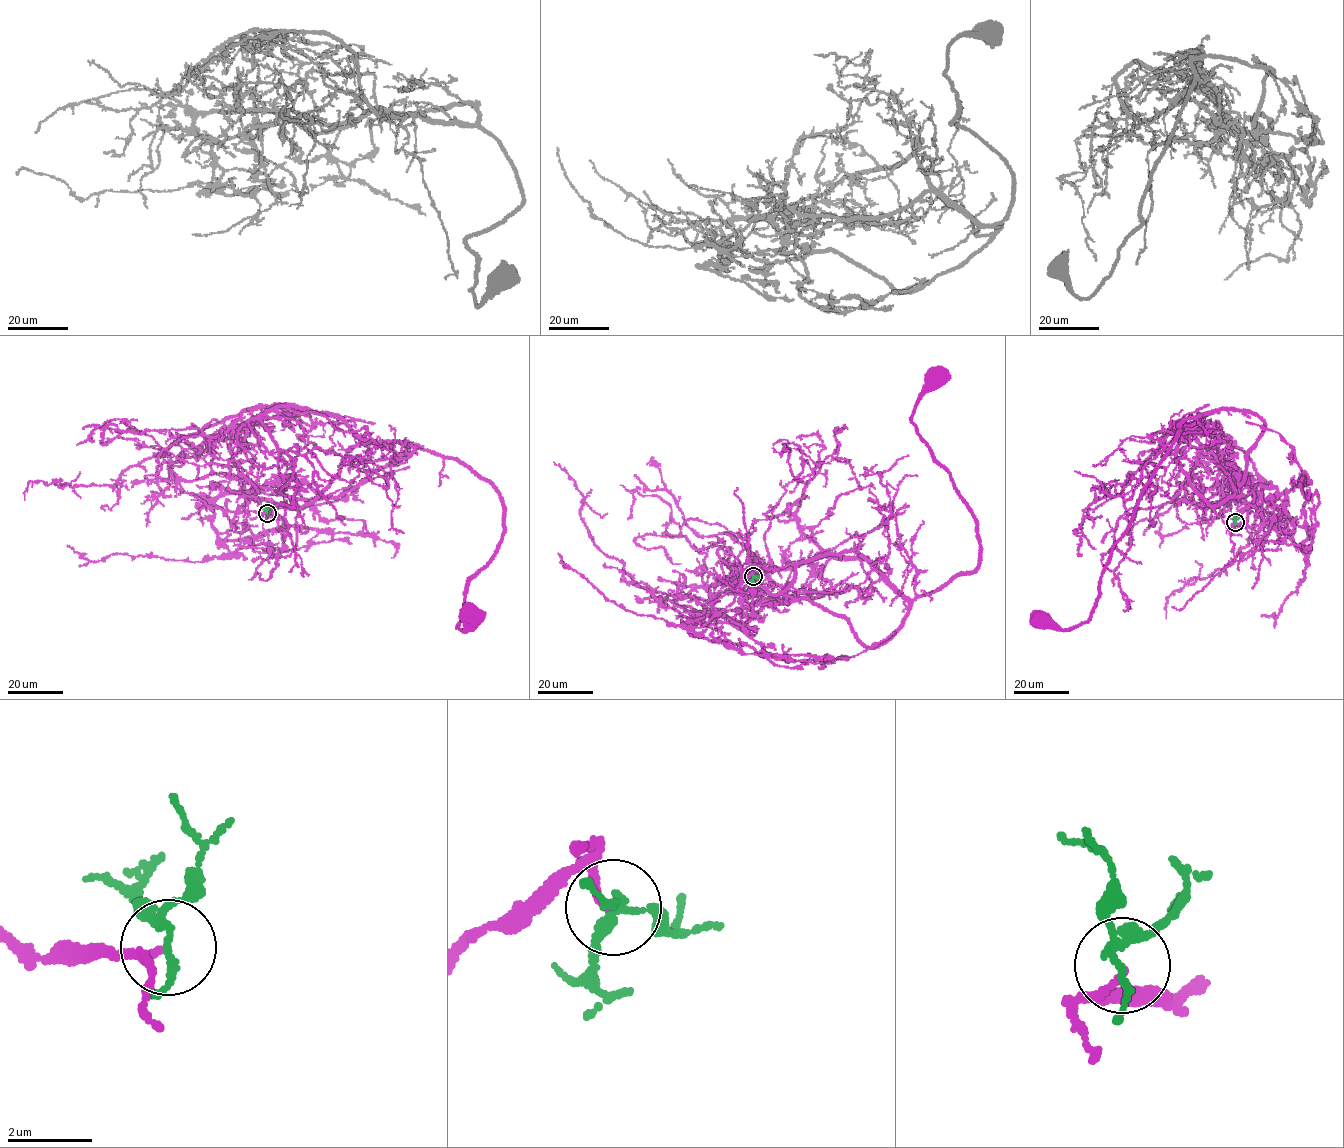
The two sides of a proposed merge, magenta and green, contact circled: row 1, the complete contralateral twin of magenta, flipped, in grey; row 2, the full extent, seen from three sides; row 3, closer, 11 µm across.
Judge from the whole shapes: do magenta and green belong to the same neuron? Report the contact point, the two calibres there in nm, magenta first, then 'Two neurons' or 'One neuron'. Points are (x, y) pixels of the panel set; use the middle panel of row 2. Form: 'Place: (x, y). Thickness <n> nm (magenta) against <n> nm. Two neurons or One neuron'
Place: (753, 576). Thickness 150 nm (magenta) against 150 nm. Two neurons

